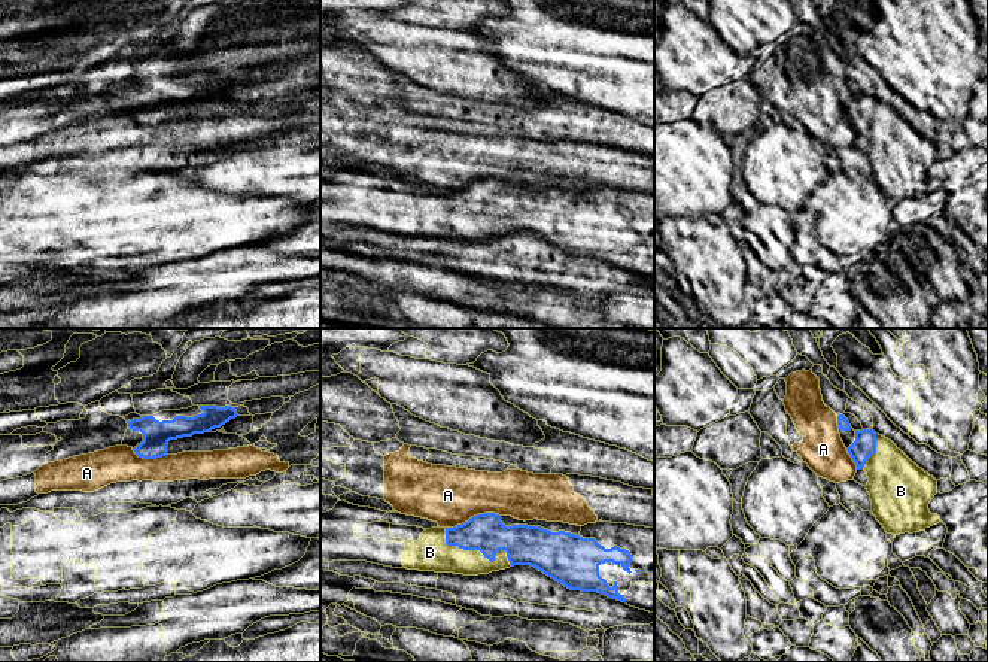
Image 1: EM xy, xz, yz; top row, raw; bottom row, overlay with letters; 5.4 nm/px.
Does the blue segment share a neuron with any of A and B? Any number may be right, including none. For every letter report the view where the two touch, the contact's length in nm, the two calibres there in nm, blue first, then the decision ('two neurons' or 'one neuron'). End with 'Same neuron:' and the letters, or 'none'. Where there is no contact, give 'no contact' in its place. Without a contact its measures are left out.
A: meets blue in xz; contact 300 nm long; 200 nm thick on the blue side, 320 nm on the other; two neurons
B: meets blue in xz; contact 420 nm long; 200 nm thick on the blue side, 190 nm on the other; one neuron
Same neuron: B

